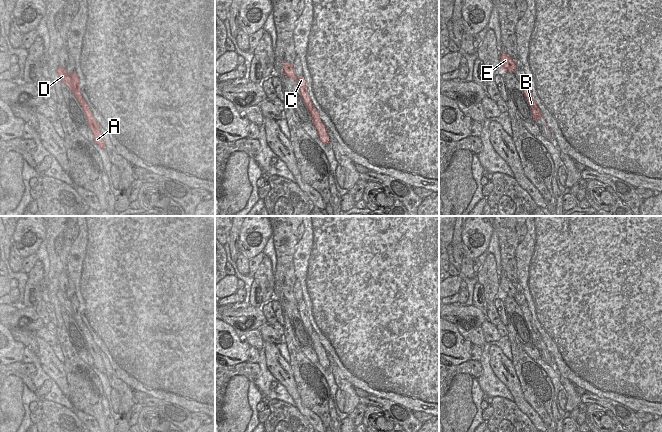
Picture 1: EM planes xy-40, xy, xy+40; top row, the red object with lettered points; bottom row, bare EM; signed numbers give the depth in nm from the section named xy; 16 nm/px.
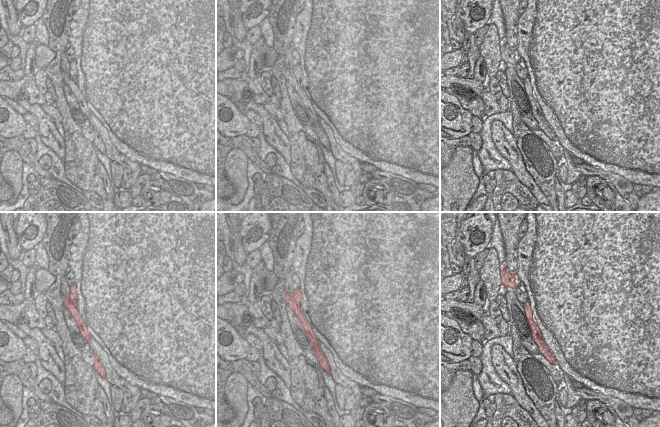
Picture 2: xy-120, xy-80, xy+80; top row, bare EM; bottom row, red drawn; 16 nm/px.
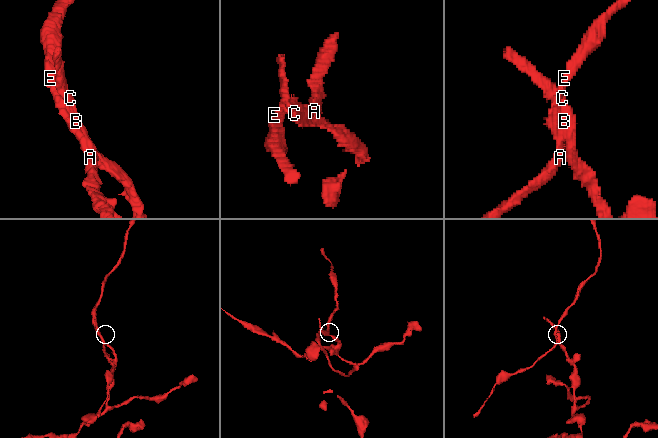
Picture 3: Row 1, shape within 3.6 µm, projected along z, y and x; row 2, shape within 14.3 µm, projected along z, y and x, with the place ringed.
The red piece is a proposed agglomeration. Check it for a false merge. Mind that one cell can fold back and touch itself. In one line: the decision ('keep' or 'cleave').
cleave

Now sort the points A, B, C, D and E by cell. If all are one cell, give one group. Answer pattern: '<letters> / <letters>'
A D E / B C

